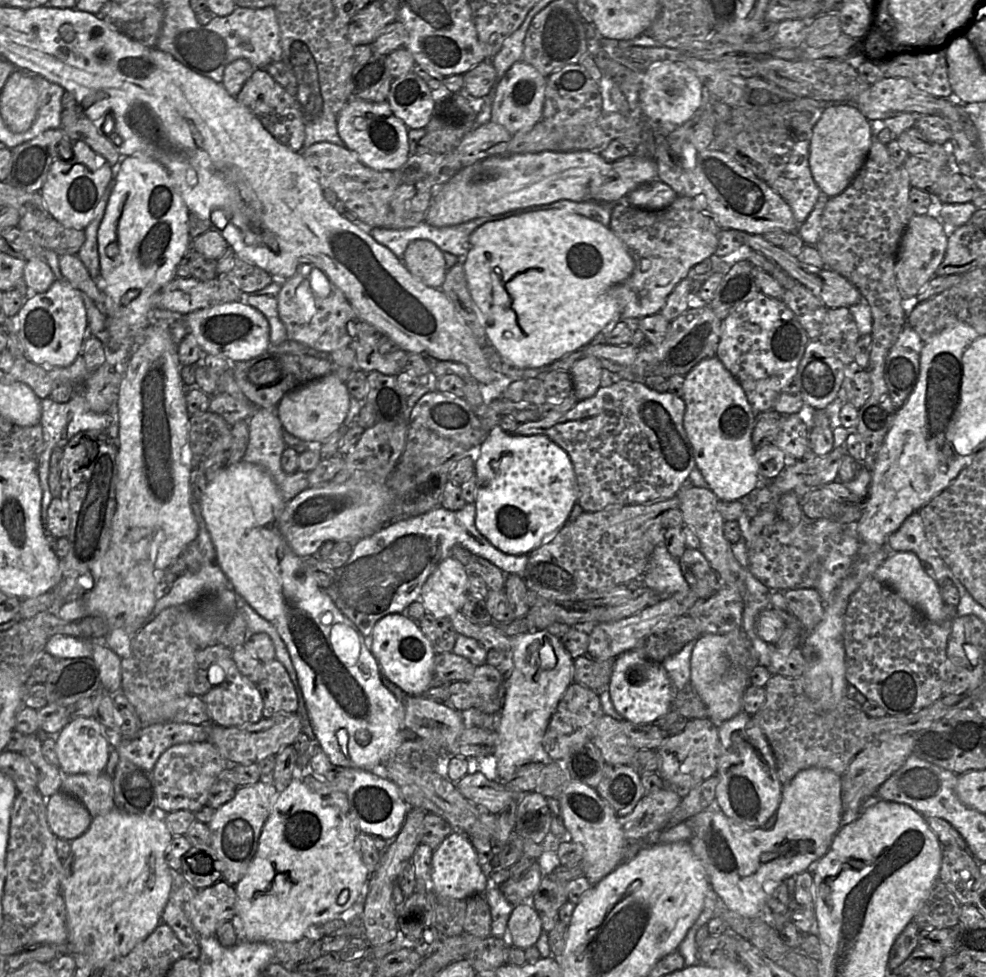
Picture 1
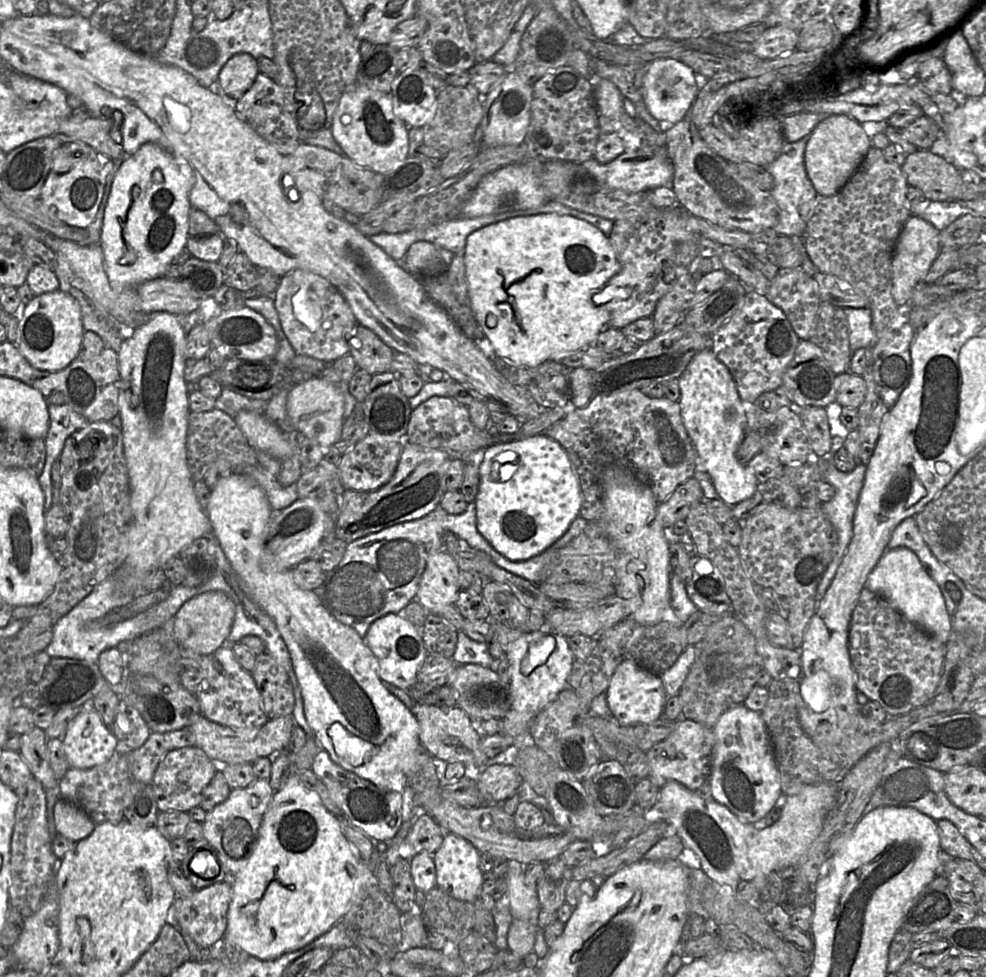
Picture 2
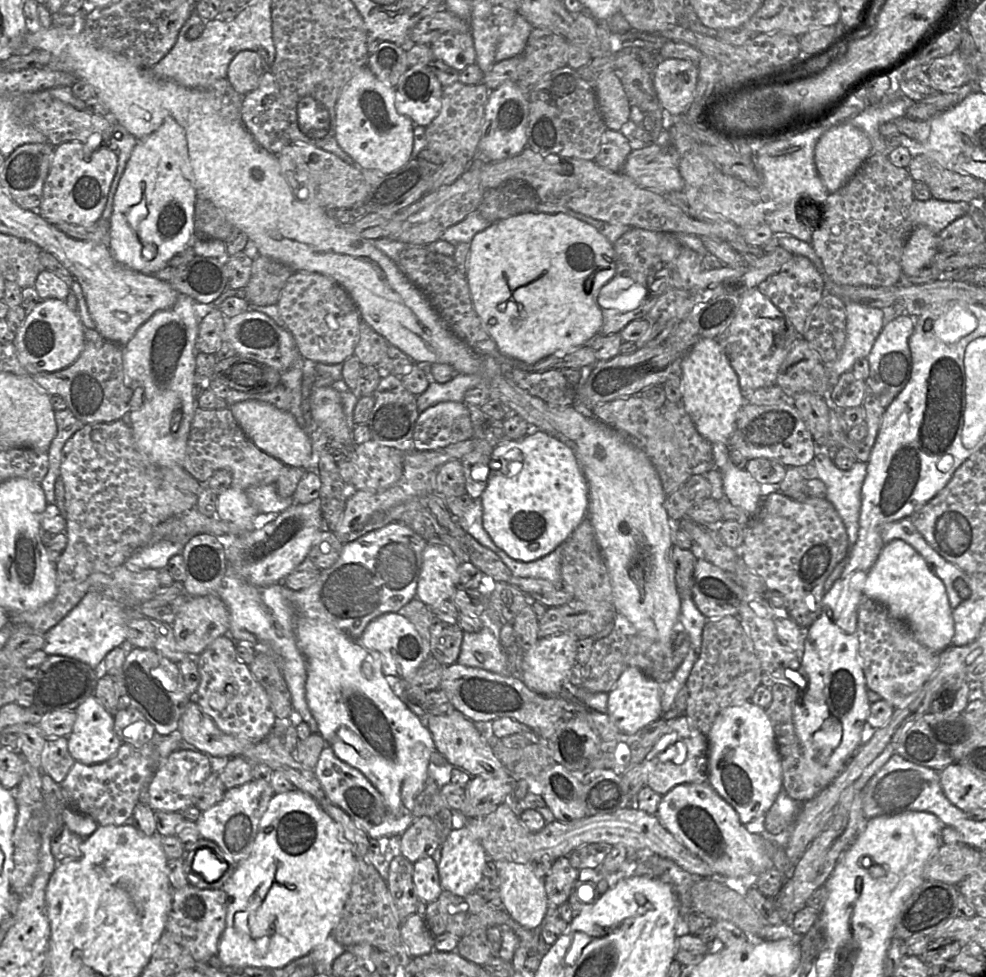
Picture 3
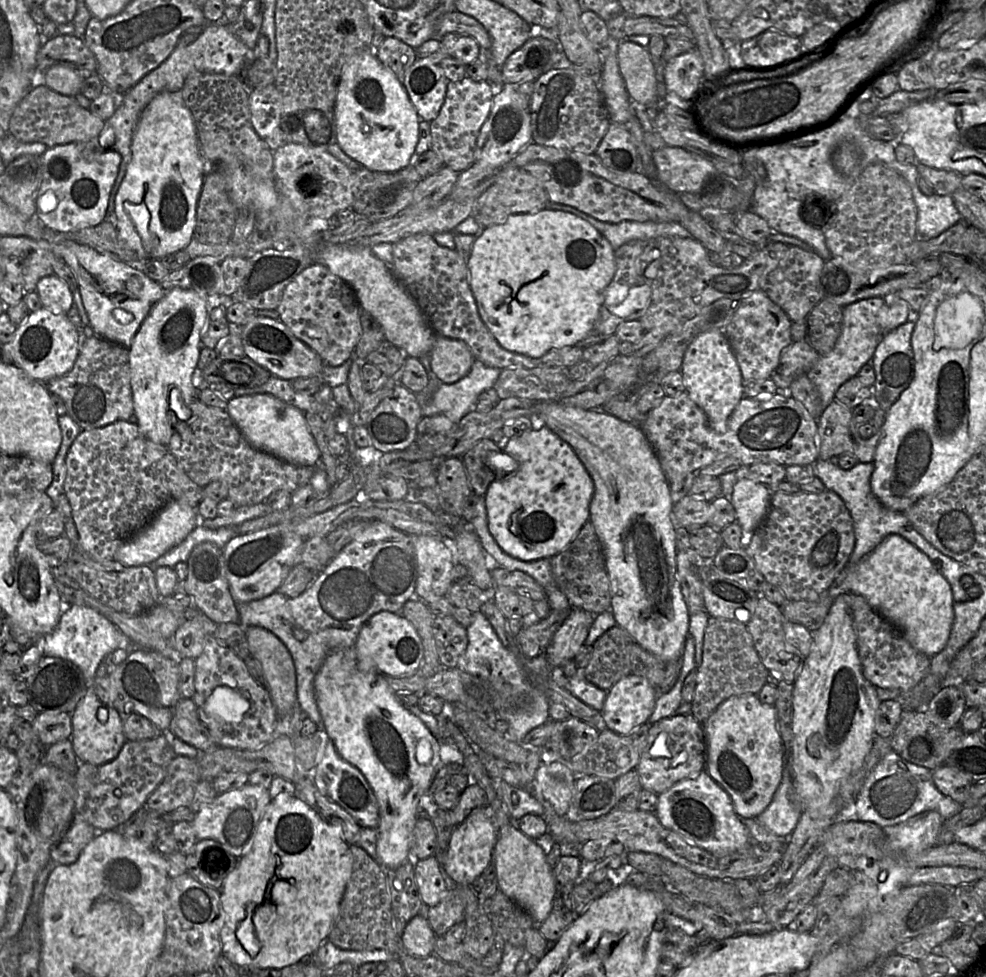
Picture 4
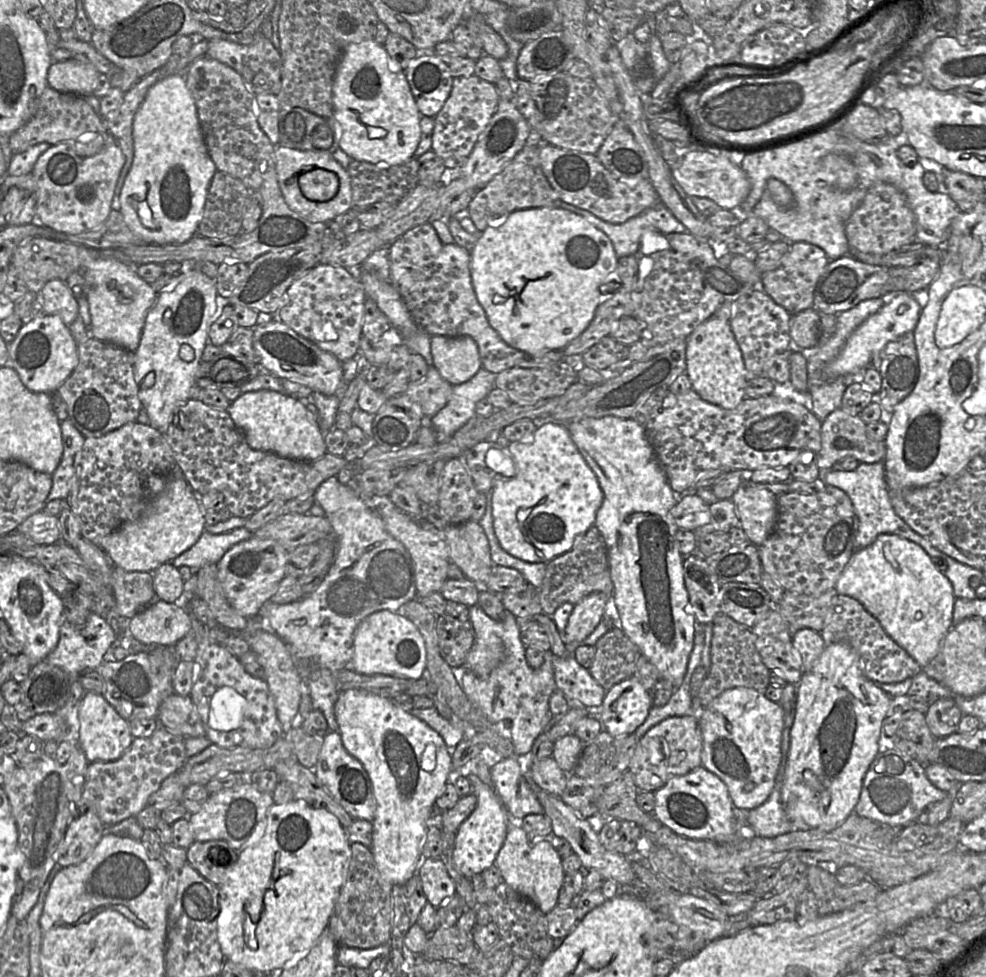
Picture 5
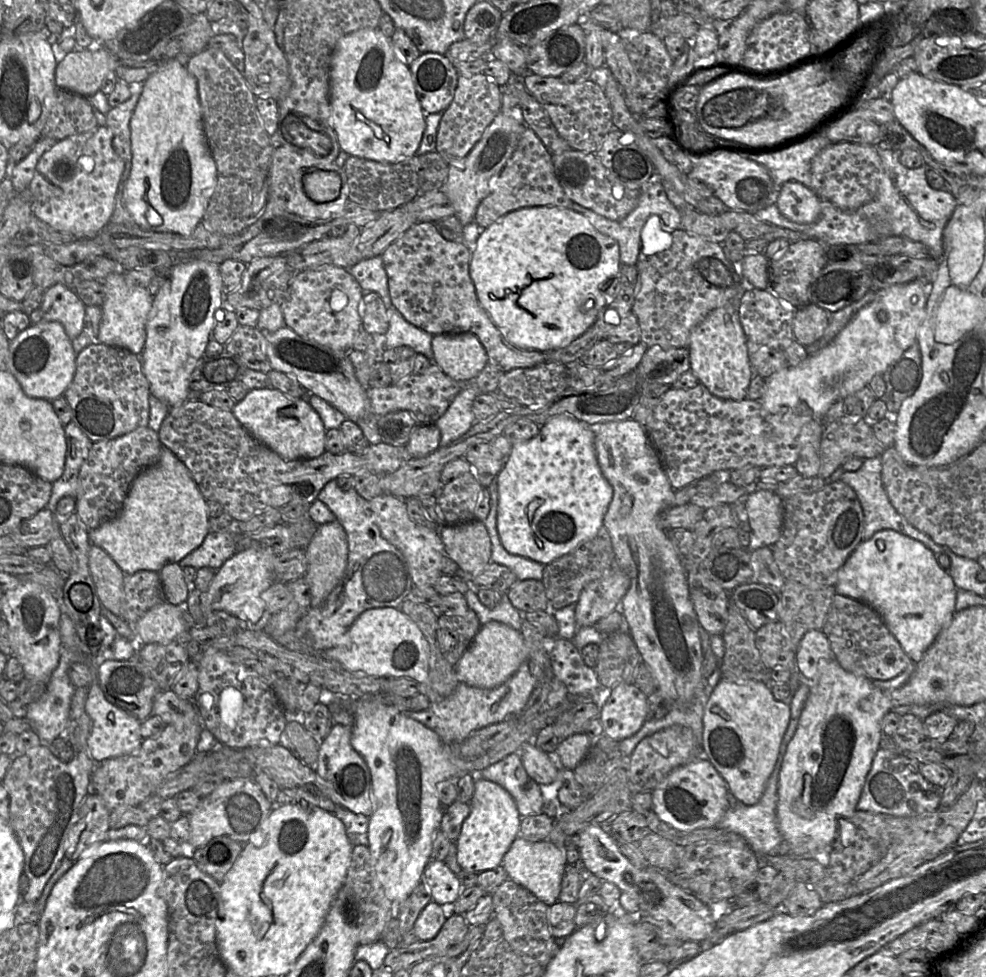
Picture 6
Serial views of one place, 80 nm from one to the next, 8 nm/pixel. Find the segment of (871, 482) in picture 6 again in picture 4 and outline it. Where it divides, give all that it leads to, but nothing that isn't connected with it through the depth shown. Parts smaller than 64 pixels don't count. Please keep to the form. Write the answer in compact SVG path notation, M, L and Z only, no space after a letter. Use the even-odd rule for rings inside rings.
M817 459L814 463L814 476L824 484L825 489L839 495L847 507L852 520L855 534L855 546L847 566L857 563L862 557L870 553L886 536L900 535L919 550L926 554L931 561L940 560L940 551L934 548L920 535L902 512L893 511L885 507L874 495L870 486L870 479L874 470L872 462L857 462L851 469L844 470L829 460Z

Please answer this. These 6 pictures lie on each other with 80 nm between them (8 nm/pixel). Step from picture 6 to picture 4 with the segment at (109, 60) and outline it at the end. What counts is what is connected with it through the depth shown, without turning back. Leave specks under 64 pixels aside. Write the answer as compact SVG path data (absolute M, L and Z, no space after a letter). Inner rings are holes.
M55 64L44 72L41 83L62 95L75 96L81 92L85 78L82 70Z

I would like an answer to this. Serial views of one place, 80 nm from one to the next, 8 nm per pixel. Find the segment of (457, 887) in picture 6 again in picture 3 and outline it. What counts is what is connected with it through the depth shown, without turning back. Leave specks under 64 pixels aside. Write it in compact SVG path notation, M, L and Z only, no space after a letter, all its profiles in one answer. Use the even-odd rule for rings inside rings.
M433 856L424 857L413 863L413 882L420 900L430 903L443 891L438 865Z

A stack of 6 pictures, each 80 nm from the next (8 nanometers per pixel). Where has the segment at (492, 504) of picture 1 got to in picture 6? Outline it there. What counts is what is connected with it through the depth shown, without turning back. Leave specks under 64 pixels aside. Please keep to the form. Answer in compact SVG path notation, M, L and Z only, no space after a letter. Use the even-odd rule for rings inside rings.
M558 415L541 425L537 435L530 440L512 444L507 461L496 476L497 530L509 553L547 565L597 535L612 500L613 488L598 464L594 439L590 425L571 415Z

